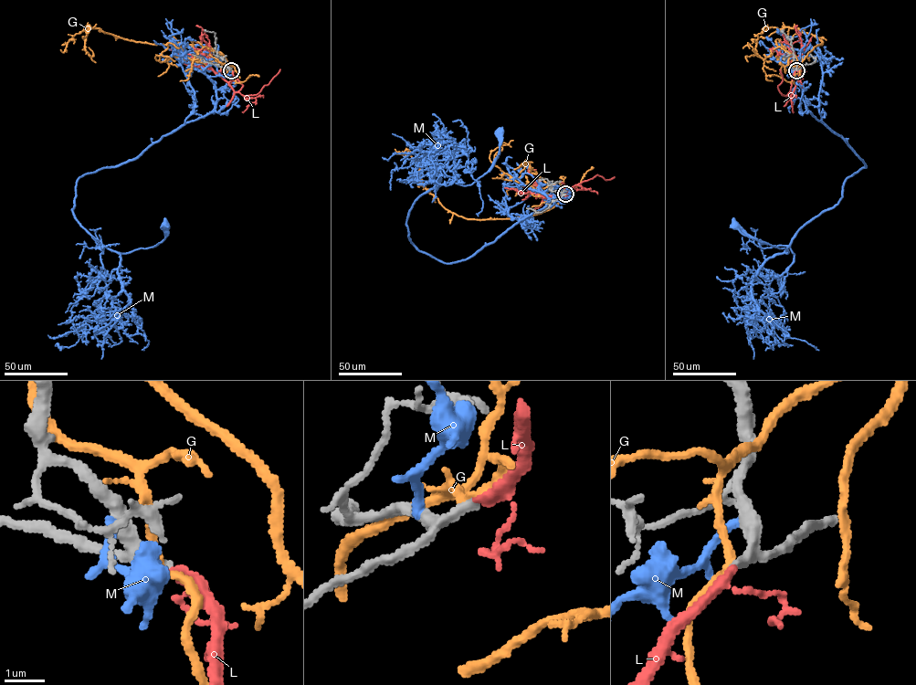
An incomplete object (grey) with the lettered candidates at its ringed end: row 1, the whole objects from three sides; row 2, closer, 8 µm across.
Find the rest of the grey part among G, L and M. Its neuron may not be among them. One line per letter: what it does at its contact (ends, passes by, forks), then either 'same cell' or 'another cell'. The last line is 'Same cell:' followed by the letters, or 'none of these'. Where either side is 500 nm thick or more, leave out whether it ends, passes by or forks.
G: it passes by; another cell
L: it passes by; same cell
M: it ends there; another cell
Same cell: L

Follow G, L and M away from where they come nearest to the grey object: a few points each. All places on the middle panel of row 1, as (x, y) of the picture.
G: (565, 194), (552, 207), (533, 215), (465, 218), (447, 209), (428, 192), (418, 176), (417, 163), (394, 149)
L: (565, 194), (577, 188), (570, 187), (563, 194), (543, 194), (543, 199), (537, 193), (537, 197)
M: (563, 194), (551, 186), (545, 207), (465, 259), (419, 251), (406, 224), (412, 205), (482, 176), (499, 133)

